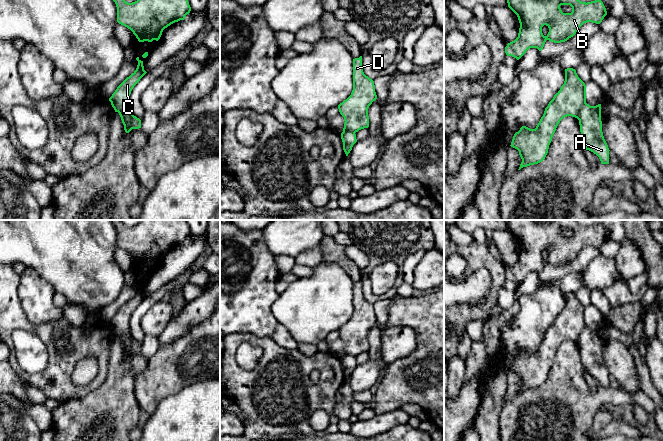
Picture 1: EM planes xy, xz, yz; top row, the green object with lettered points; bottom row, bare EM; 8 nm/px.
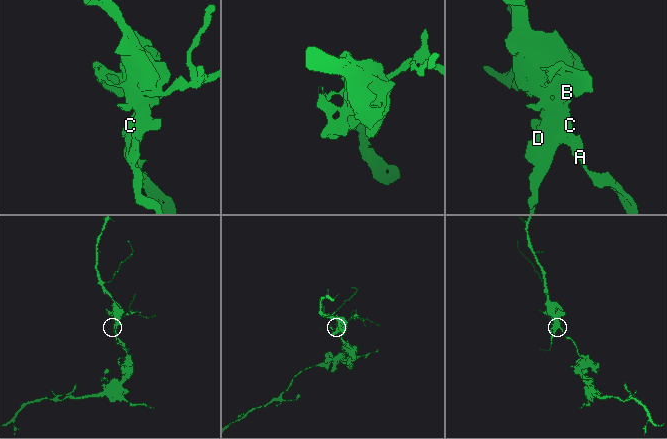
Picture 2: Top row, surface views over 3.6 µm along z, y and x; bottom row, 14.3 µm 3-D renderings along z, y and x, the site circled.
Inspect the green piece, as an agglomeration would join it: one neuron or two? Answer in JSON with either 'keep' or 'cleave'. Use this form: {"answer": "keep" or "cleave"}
{"answer": "cleave"}

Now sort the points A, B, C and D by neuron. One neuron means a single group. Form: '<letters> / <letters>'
A / B C D

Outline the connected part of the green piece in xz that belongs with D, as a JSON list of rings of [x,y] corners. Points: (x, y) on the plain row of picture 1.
[[[362,280],[353,283],[353,314],[351,319],[338,329],[345,345],[343,356],[356,357],[368,352],[368,332],[376,323],[374,305],[363,296]]]

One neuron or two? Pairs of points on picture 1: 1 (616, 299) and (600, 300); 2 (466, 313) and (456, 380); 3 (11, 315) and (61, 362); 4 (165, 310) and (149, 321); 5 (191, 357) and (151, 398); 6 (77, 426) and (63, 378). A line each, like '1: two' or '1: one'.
1: two
2: two
3: one
4: one
5: one
6: two

